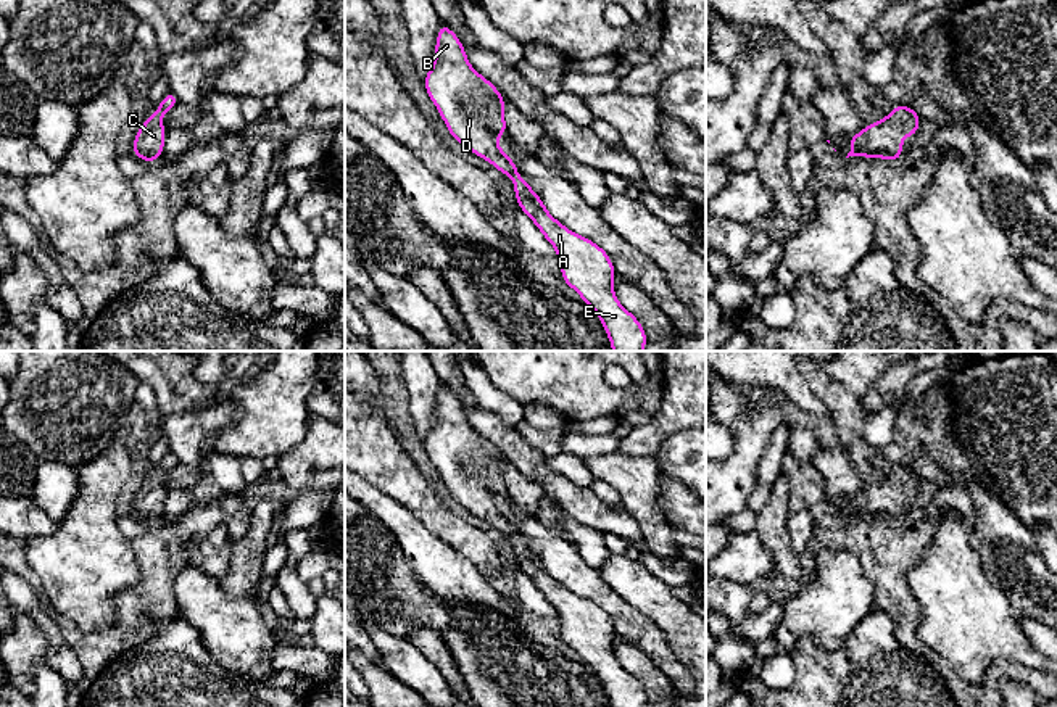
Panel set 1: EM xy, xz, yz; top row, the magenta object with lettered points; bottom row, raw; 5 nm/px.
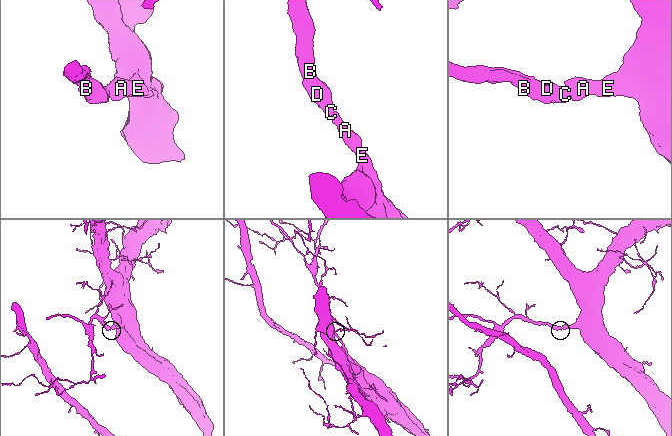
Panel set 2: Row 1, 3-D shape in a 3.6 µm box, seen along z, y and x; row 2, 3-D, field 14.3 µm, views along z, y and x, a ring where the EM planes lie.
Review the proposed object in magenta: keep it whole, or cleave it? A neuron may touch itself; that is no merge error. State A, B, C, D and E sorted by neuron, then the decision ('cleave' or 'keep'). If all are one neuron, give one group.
A B C D E | keep

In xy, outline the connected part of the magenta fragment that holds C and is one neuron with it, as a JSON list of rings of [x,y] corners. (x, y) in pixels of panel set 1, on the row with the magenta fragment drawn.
[[[168,92],[153,114],[142,124],[135,132],[132,155],[137,158],[153,163],[163,155],[163,147],[166,142],[164,124],[160,121],[169,110],[179,103],[174,92]]]

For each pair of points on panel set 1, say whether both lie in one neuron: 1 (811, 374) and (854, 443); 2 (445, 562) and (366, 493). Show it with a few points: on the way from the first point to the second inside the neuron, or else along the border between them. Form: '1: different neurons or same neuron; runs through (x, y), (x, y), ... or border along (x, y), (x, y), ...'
1: same neuron; runs through (829, 392), (845, 408), (849, 416), (849, 425)
2: same neuron; runs through (426, 549), (385, 509)

